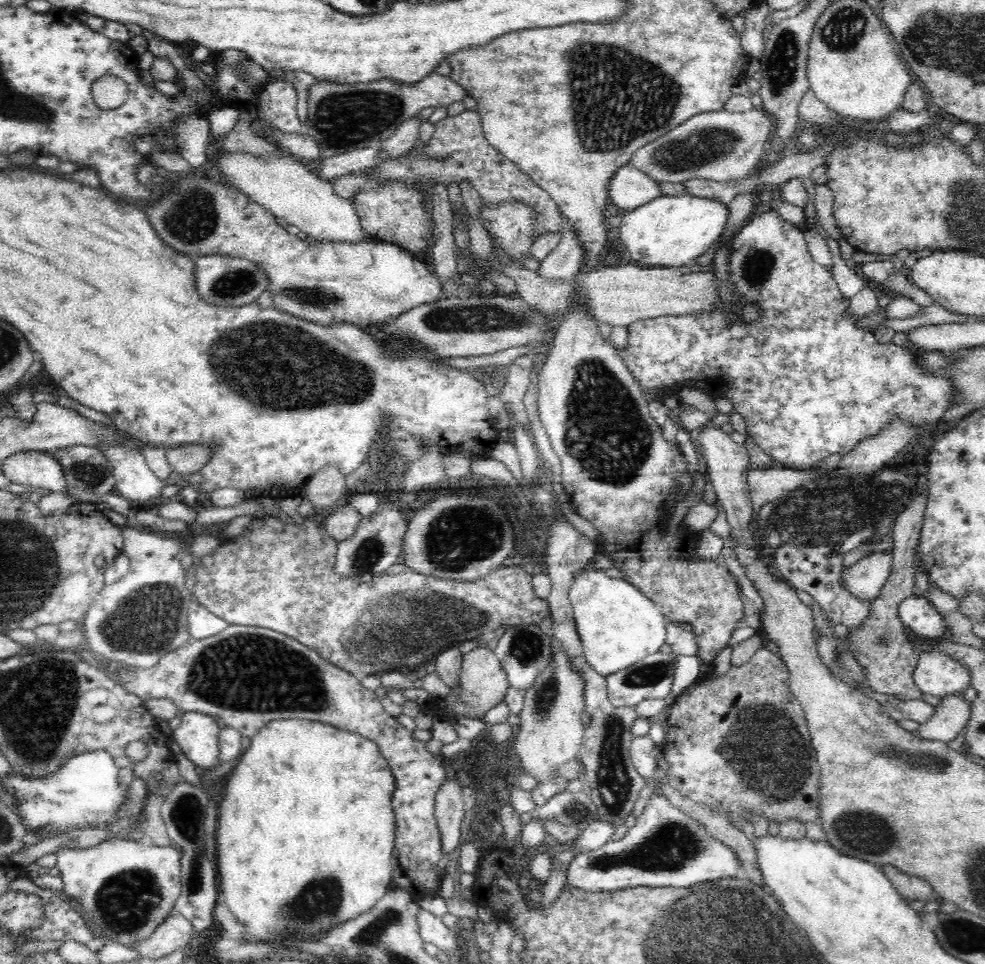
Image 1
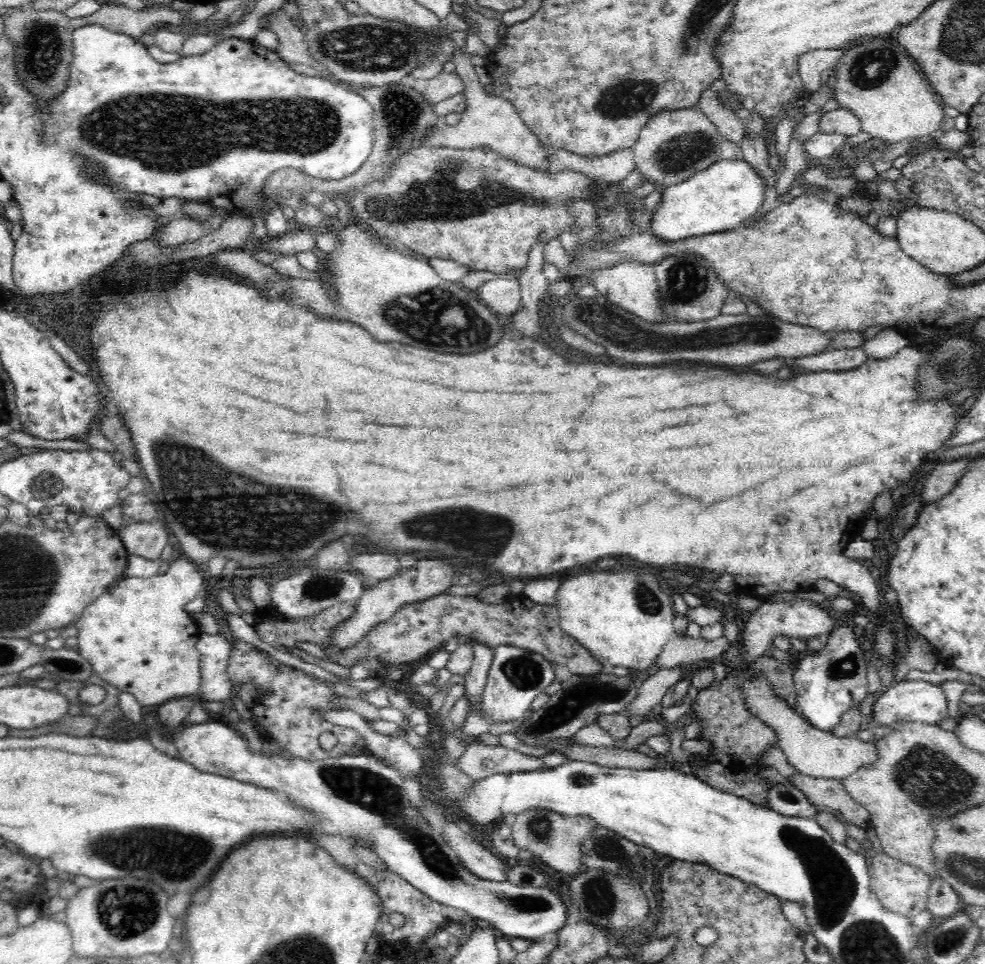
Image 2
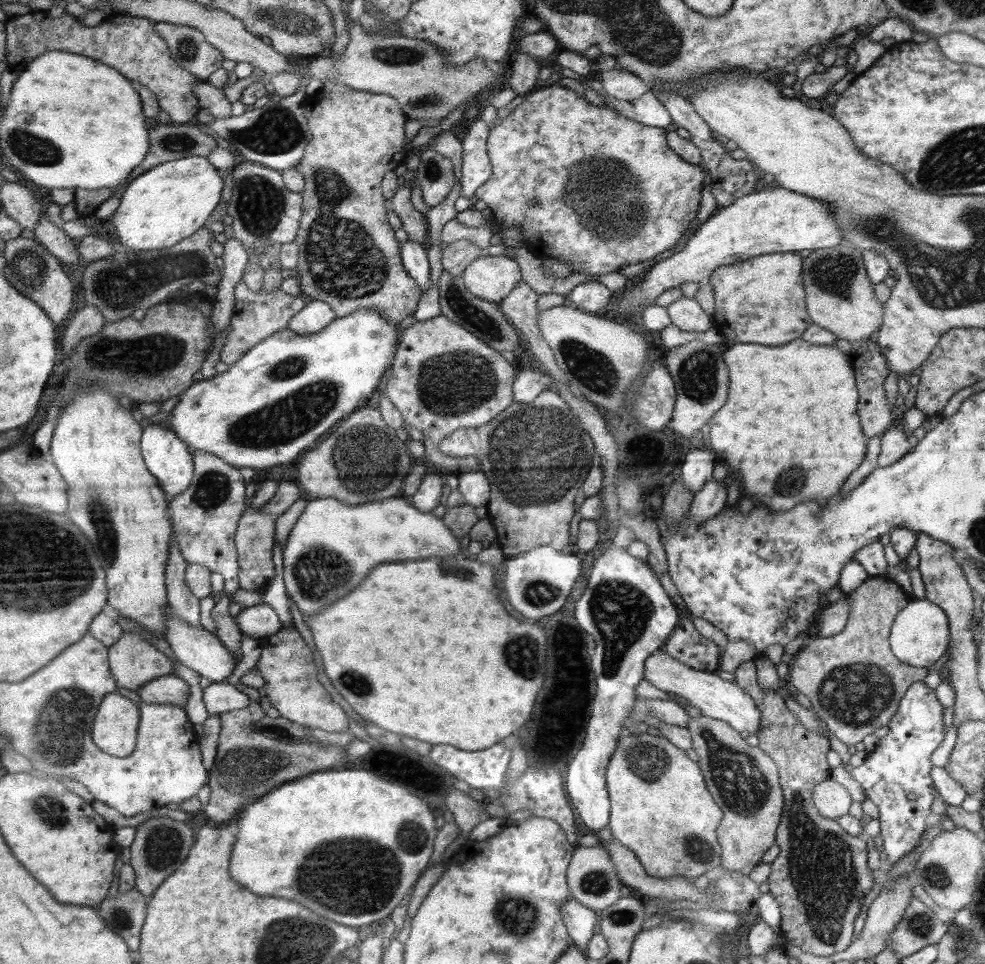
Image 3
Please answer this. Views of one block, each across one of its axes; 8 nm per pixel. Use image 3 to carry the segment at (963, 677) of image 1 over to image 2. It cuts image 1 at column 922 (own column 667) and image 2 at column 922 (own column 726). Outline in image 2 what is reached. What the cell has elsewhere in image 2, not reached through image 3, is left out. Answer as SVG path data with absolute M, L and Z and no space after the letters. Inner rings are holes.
M902 680L898 683L892 683L888 690L876 698L873 703L870 729L880 733L894 722L920 722L938 725L940 720L946 718L947 712L948 698L944 695L940 685L923 680Z

